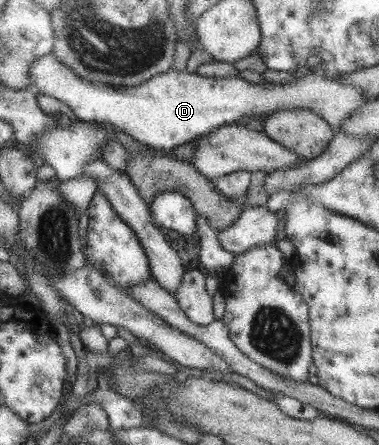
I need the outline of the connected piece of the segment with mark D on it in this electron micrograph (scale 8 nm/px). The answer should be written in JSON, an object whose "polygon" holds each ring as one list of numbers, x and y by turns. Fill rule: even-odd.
{"polygon":[[51,54,40,56,28,71,28,84,35,89,34,94,42,94,64,102,72,112,82,122,94,122,94,124,110,124,114,126,116,131,123,132,132,139,146,144,156,149,170,151,172,148,180,146,185,142,192,141,203,134,212,132,223,125,230,125,238,122,243,118,251,116,266,117,268,114,277,111,292,109,309,109,319,118,322,118,333,134,340,131,342,121,352,115,352,110,356,110,362,102,362,94,358,88,350,86,350,84,340,84,335,76,318,74,311,72,308,68,298,73,298,80,288,84,250,84,245,80,238,78,206,78,197,76,196,73,188,73,186,71,176,71,171,68,167,72,157,74,151,77,147,82,141,83,134,87,110,87,106,84,98,82,88,82,76,77,68,67,64,67,62,63,56,61]]}

